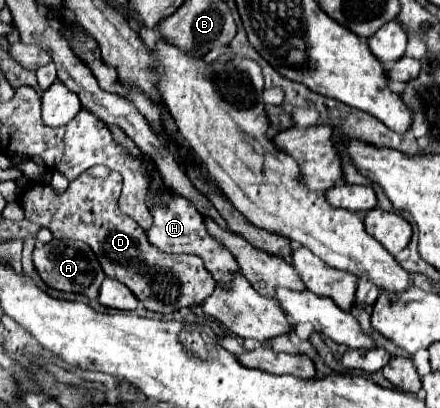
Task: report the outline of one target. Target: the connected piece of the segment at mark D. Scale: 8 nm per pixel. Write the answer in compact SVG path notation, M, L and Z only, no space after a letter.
M96 165L74 179L66 193L56 195L46 183L32 183L20 195L20 205L32 223L48 227L56 239L78 239L92 247L104 273L124 283L140 303L156 313L172 313L194 303L202 303L216 281L198 255L164 253L148 241L146 231L118 207L122 177L108 167Z

